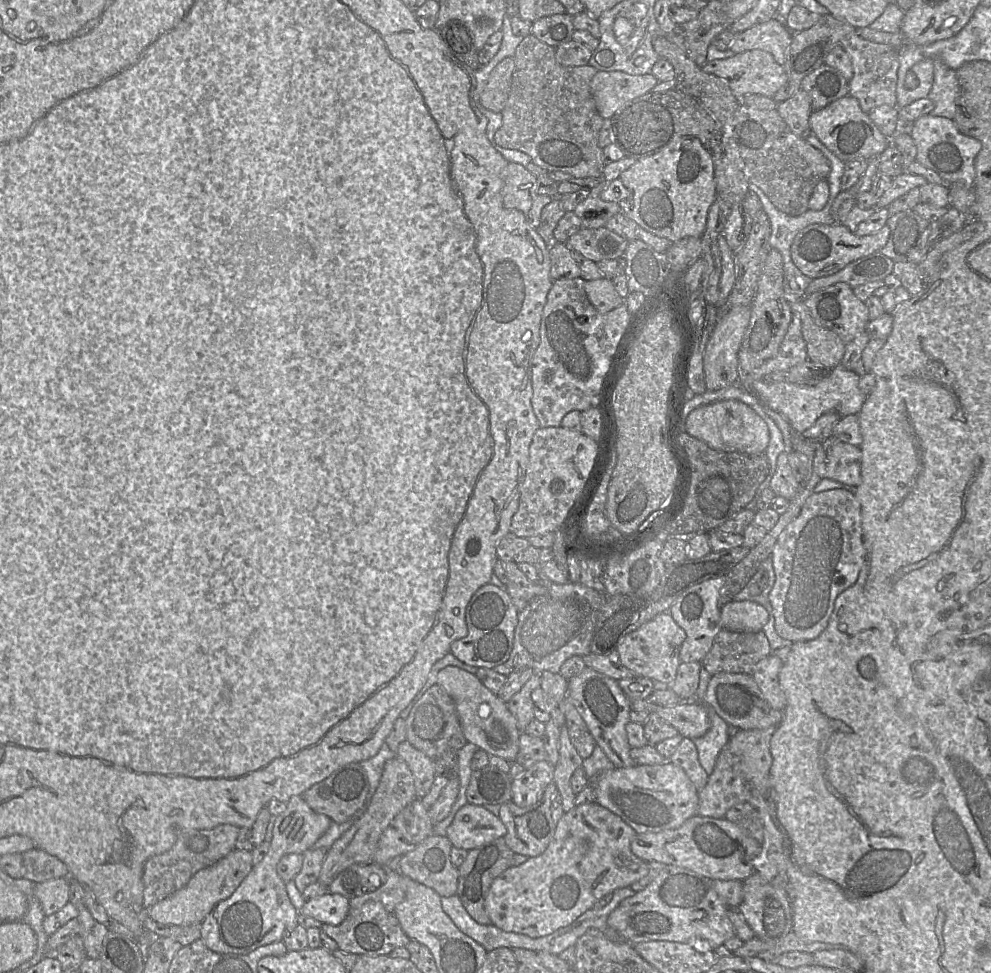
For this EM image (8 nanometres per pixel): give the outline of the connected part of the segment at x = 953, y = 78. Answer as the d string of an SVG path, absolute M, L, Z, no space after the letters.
M935 58L933 85L927 96L934 102L934 109L930 114L953 119L959 93L956 71L947 67L941 59Z

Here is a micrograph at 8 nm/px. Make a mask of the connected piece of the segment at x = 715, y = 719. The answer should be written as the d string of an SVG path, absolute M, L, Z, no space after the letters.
M707 705L706 708L710 719L710 728L702 737L691 740L697 748L701 766L710 775L714 770L718 755L729 740L732 728L712 707Z

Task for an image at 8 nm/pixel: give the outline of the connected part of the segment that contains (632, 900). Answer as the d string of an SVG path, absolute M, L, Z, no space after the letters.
M667 865L641 891L624 899L608 916L607 926L626 942L634 945L646 941L685 943L698 952L713 951L735 936L728 917L728 906L712 886L712 879Z

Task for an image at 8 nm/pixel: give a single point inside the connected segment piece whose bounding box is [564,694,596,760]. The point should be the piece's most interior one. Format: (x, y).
(580, 736)

